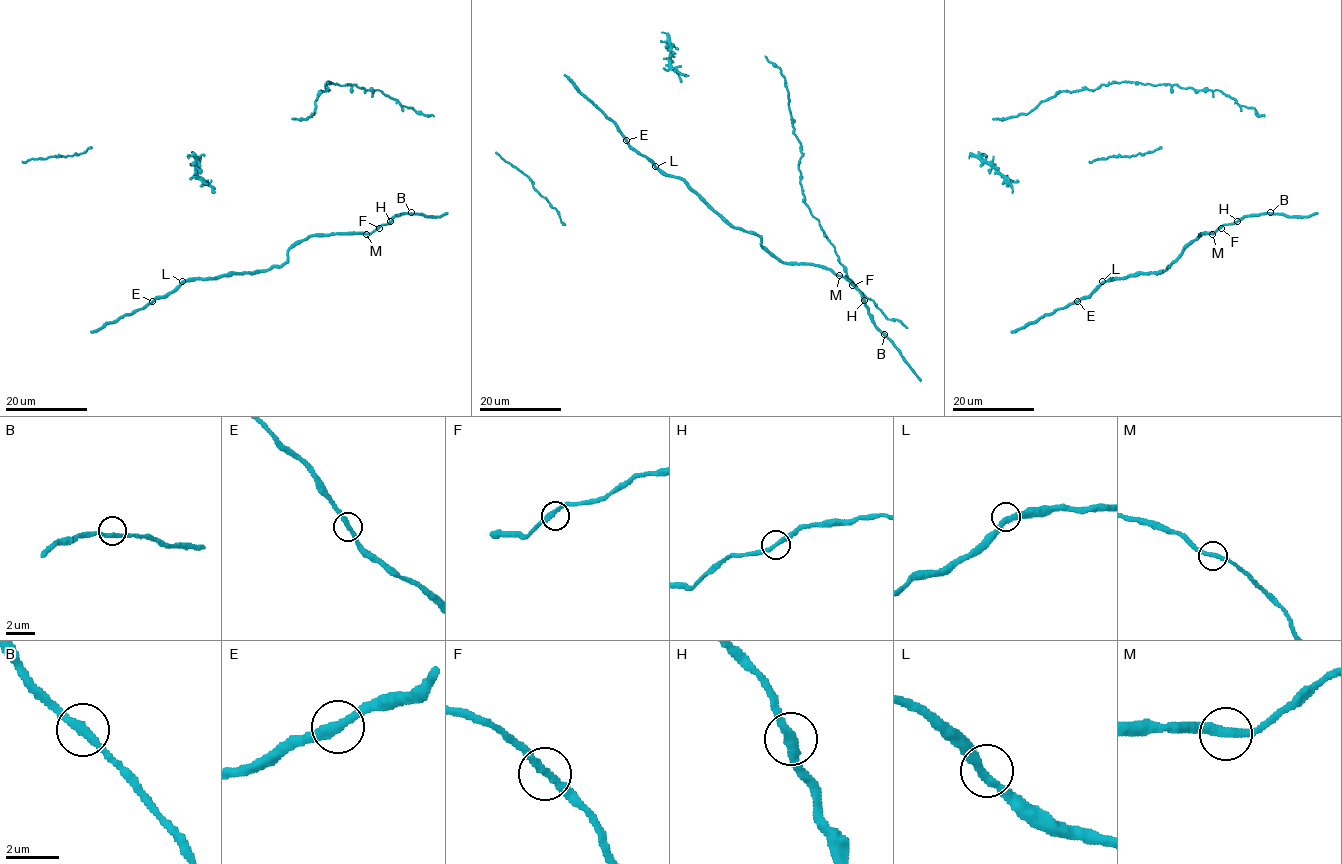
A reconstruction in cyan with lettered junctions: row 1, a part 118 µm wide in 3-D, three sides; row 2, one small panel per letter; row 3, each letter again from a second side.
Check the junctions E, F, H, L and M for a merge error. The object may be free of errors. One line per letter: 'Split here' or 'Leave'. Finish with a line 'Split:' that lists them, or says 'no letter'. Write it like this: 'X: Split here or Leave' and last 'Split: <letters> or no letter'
E: Leave
F: Leave
H: Leave
L: Leave
M: Leave
Split: no letter

